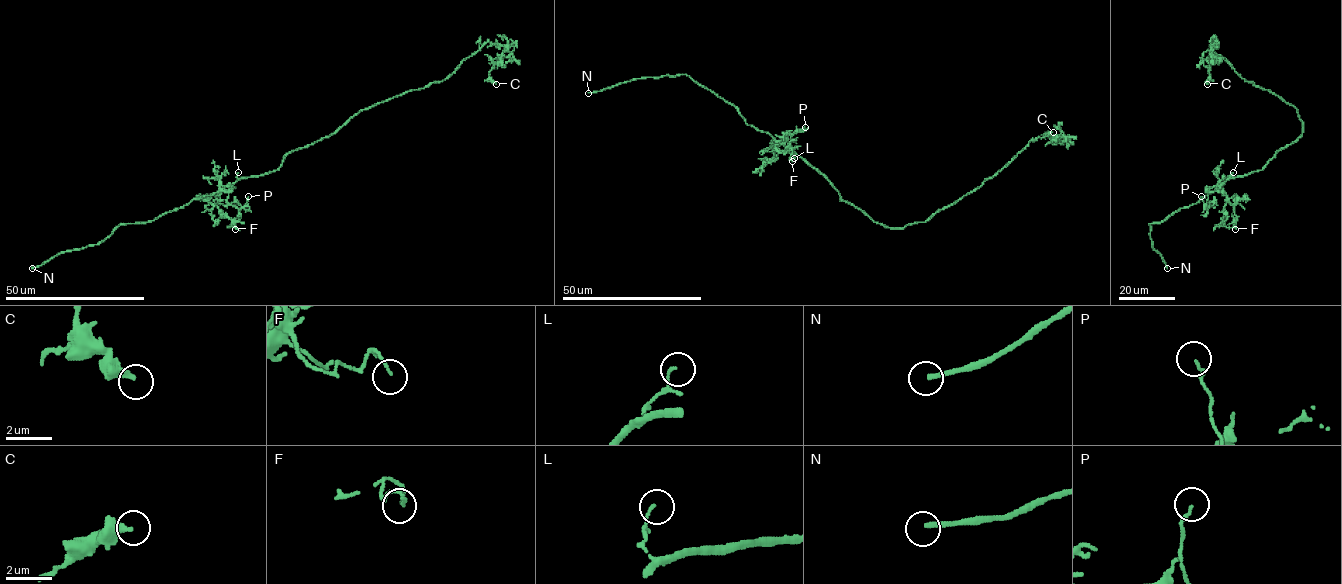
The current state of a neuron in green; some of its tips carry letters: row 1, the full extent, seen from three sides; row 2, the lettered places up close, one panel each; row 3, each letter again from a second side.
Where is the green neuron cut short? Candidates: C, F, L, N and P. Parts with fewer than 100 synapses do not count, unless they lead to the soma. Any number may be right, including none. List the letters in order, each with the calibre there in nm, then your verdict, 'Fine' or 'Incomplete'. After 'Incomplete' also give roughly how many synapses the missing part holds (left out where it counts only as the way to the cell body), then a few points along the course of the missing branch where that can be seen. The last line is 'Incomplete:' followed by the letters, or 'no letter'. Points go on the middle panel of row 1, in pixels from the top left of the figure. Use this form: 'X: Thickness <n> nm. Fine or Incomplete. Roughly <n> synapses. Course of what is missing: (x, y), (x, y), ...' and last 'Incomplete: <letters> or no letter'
C: Thickness 280 nm. Fine
F: Thickness 90 nm. Fine
L: Thickness 120 nm. Fine
N: Thickness 200 nm. Incomplete. Course of what is missing: (588, 93), (574, 95), (565, 102)
P: Thickness 120 nm. Fine
Incomplete: N

